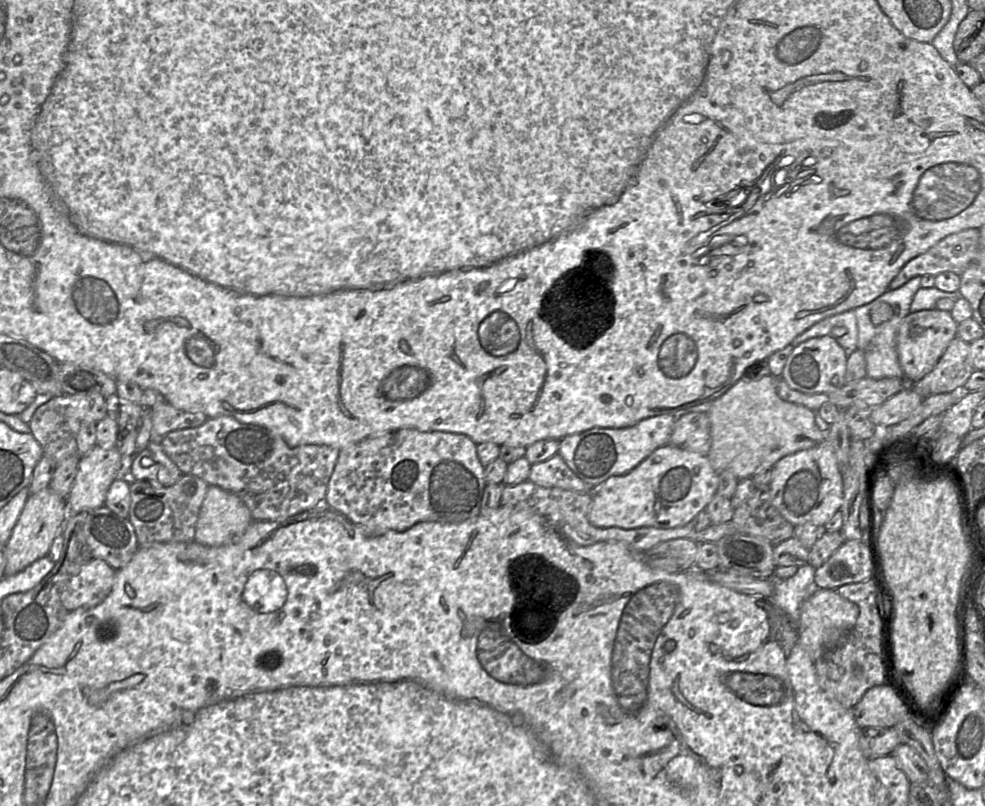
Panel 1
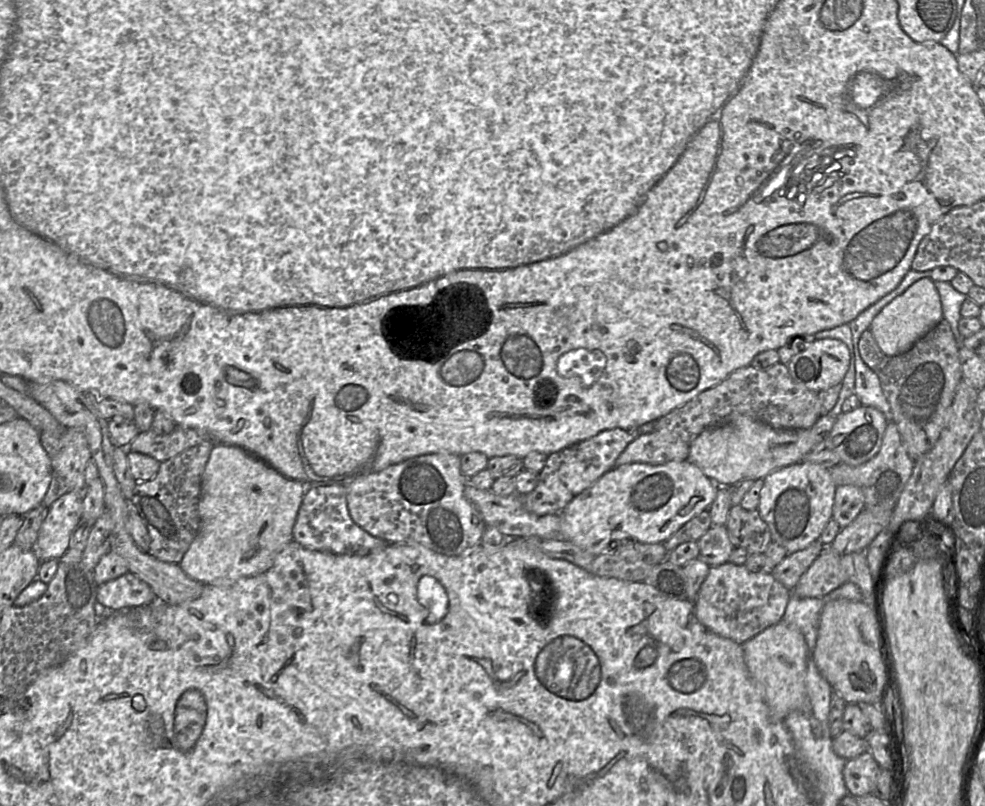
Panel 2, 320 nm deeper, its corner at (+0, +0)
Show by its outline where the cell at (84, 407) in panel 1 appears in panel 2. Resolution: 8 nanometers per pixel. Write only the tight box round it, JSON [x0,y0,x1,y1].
[40,428,91,508]

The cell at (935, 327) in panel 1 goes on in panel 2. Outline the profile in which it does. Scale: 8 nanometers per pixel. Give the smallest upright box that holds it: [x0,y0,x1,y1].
[860,319,962,461]

